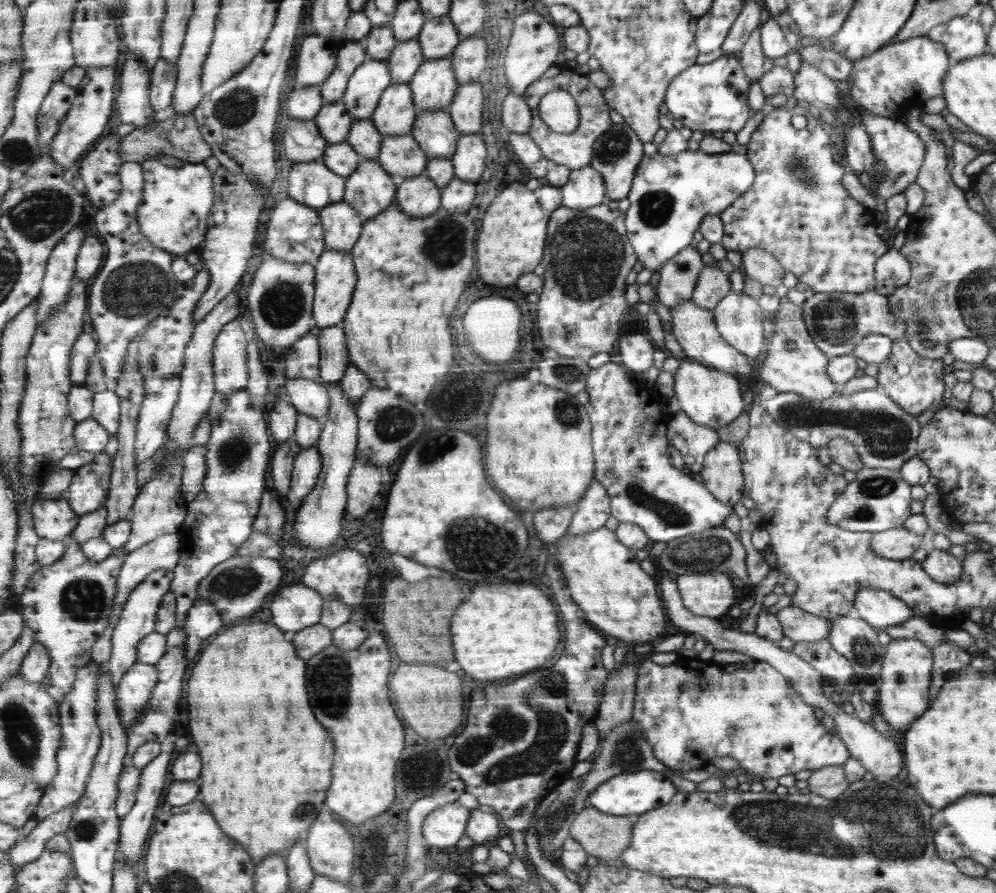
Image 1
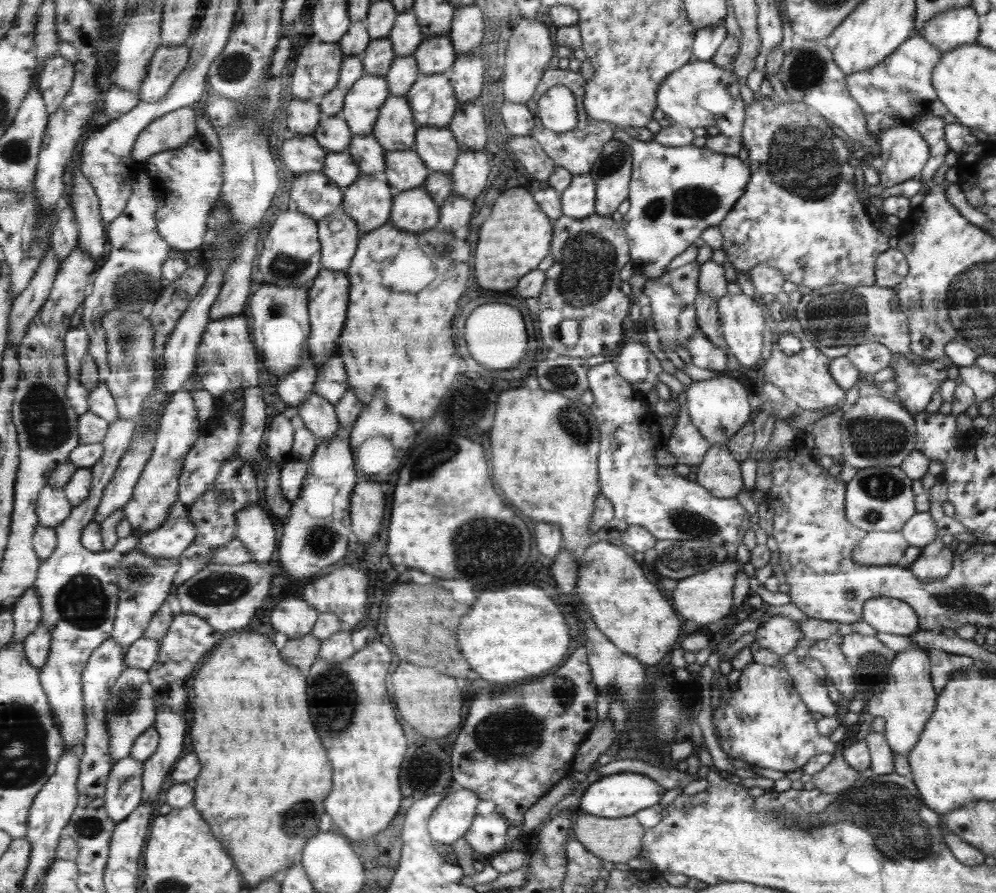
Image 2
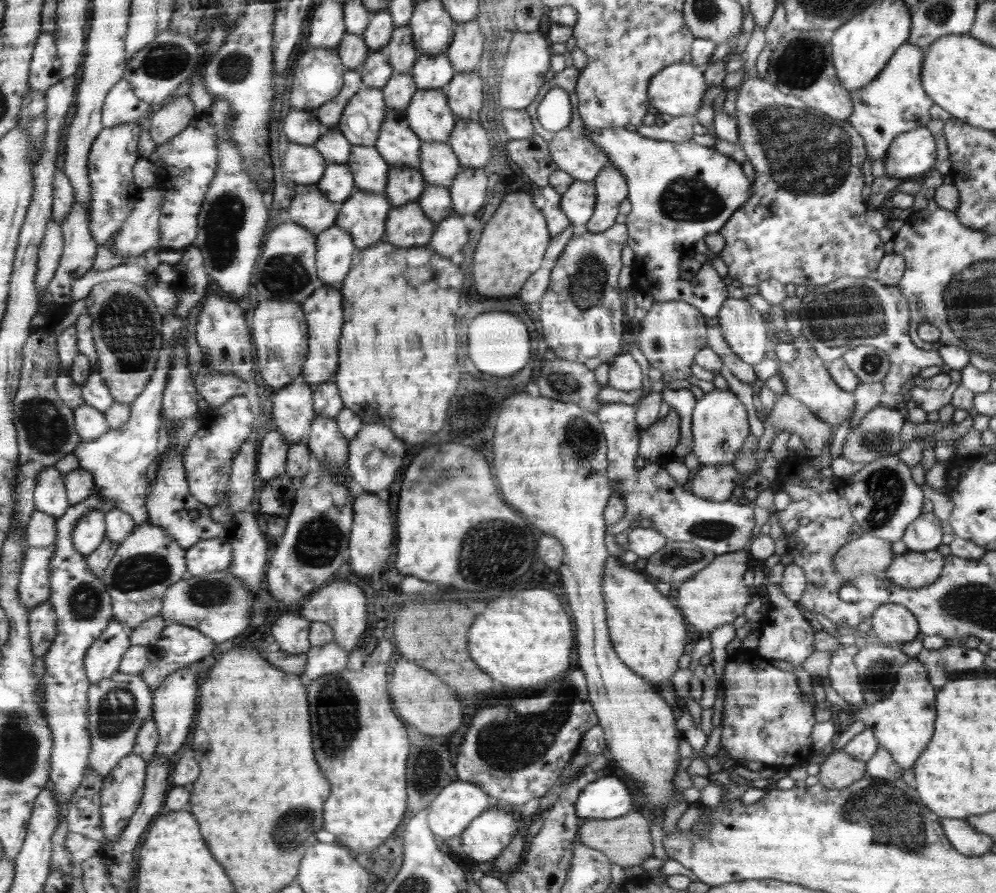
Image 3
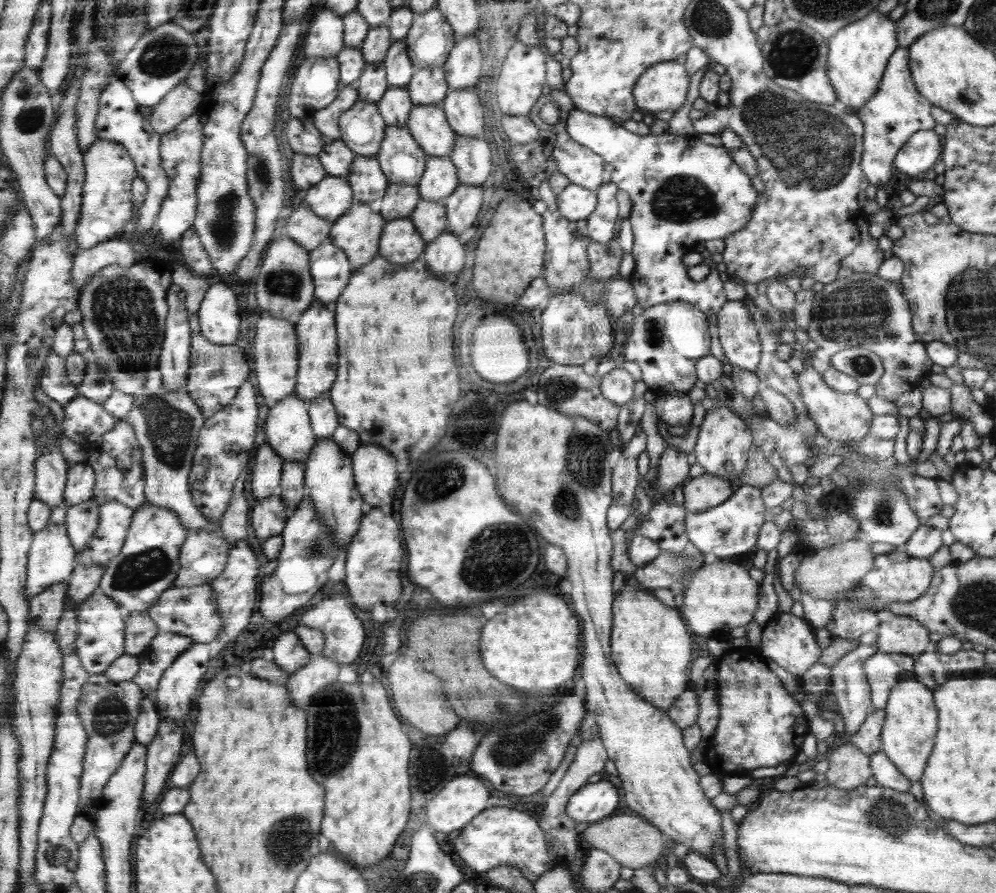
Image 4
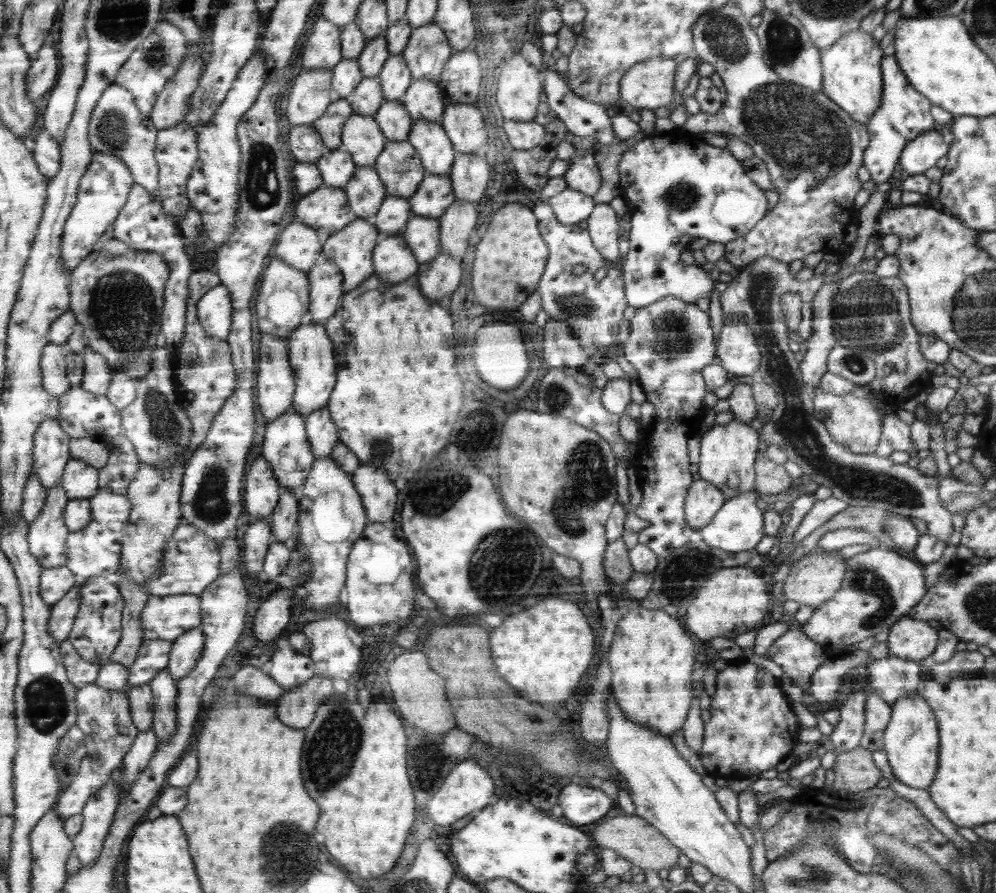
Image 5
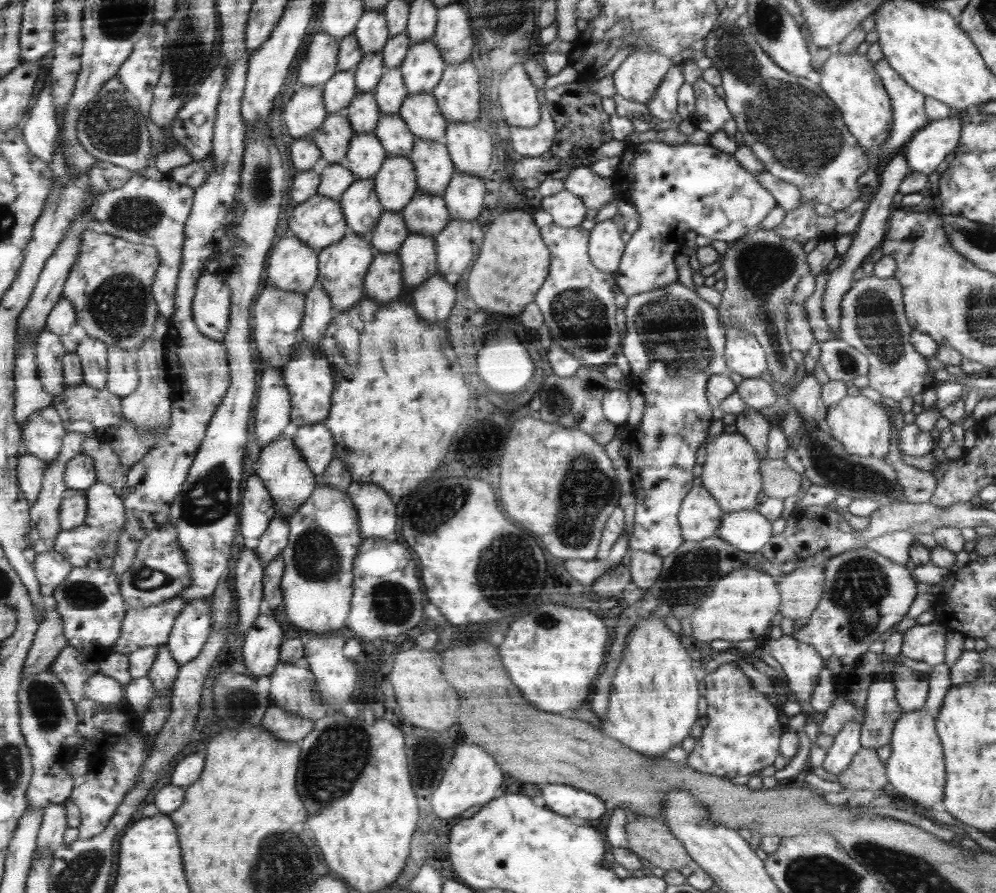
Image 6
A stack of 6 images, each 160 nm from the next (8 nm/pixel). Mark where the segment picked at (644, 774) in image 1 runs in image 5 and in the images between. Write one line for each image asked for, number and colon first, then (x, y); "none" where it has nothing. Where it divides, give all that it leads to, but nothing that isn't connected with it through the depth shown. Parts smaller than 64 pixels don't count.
2: (622, 794)
3: (605, 798)
4: (594, 801)
5: (582, 805)

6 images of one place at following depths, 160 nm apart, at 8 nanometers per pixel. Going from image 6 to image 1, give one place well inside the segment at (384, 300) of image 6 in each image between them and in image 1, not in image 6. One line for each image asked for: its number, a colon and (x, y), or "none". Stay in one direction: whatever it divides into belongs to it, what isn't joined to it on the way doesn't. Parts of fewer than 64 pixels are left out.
1: (420, 196)
2: (415, 210)
3: (408, 226)
4: (401, 243)
5: (394, 260)

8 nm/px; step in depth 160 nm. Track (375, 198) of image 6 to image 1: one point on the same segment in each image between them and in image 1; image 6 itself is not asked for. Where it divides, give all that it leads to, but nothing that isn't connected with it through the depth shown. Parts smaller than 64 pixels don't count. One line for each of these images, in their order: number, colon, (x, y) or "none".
1: (364, 136)
2: (367, 151)
3: (371, 170)
4: (367, 179)
5: (366, 191)

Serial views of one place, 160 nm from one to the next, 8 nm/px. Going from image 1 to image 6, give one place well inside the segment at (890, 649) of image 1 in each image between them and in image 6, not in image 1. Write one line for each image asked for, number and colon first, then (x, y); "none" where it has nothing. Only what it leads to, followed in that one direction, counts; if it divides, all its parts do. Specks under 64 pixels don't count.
2: (907, 702)
3: (902, 723)
4: (907, 738)
5: (910, 741)
6: (915, 768)

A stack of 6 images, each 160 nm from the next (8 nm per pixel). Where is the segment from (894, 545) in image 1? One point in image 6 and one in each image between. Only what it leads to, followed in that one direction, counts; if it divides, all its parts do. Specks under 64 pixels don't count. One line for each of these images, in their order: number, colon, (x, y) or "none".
2: (877, 548)
3: (869, 554)
4: (828, 572)
5: (813, 580)
6: (802, 590)

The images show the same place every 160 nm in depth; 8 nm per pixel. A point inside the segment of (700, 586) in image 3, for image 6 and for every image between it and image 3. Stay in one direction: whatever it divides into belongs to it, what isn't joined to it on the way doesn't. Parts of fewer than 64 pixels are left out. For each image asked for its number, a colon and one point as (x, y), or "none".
4: (719, 597)
5: (732, 601)
6: (741, 606)

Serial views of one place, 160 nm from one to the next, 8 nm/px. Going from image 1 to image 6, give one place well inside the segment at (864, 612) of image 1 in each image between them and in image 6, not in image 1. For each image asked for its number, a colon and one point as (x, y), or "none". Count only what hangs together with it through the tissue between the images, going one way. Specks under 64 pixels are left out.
2: (891, 615)
3: (893, 624)
4: (904, 635)
5: (912, 639)
6: (921, 642)

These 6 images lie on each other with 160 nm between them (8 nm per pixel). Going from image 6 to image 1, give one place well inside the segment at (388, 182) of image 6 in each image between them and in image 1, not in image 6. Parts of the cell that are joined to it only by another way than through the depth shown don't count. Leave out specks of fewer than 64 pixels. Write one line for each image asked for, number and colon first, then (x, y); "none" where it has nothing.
1: (395, 114)
2: (396, 129)
3: (398, 143)
4: (402, 159)
5: (400, 166)

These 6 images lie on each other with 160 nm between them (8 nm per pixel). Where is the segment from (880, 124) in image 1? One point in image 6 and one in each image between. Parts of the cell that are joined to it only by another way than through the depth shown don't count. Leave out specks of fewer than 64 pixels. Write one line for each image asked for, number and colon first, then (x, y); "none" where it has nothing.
2: (905, 151)
3: (914, 152)
4: (922, 151)
5: (922, 153)
6: (926, 150)

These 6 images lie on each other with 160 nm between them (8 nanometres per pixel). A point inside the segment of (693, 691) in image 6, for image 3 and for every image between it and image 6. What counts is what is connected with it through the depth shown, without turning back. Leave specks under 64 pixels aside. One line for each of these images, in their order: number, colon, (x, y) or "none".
3: (649, 634)
4: (651, 647)
5: (651, 655)

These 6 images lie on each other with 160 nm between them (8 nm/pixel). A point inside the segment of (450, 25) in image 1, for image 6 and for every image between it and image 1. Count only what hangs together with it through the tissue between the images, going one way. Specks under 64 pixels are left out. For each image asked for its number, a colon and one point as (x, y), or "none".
2: (437, 54)
3: (430, 71)
4: (428, 85)
5: (423, 100)
6: (420, 110)

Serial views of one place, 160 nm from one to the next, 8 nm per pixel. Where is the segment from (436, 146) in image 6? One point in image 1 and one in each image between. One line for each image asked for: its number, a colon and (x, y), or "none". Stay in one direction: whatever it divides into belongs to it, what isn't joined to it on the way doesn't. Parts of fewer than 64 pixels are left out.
1: (434, 86)
2: (432, 98)
3: (429, 114)
4: (428, 124)
5: (430, 138)

